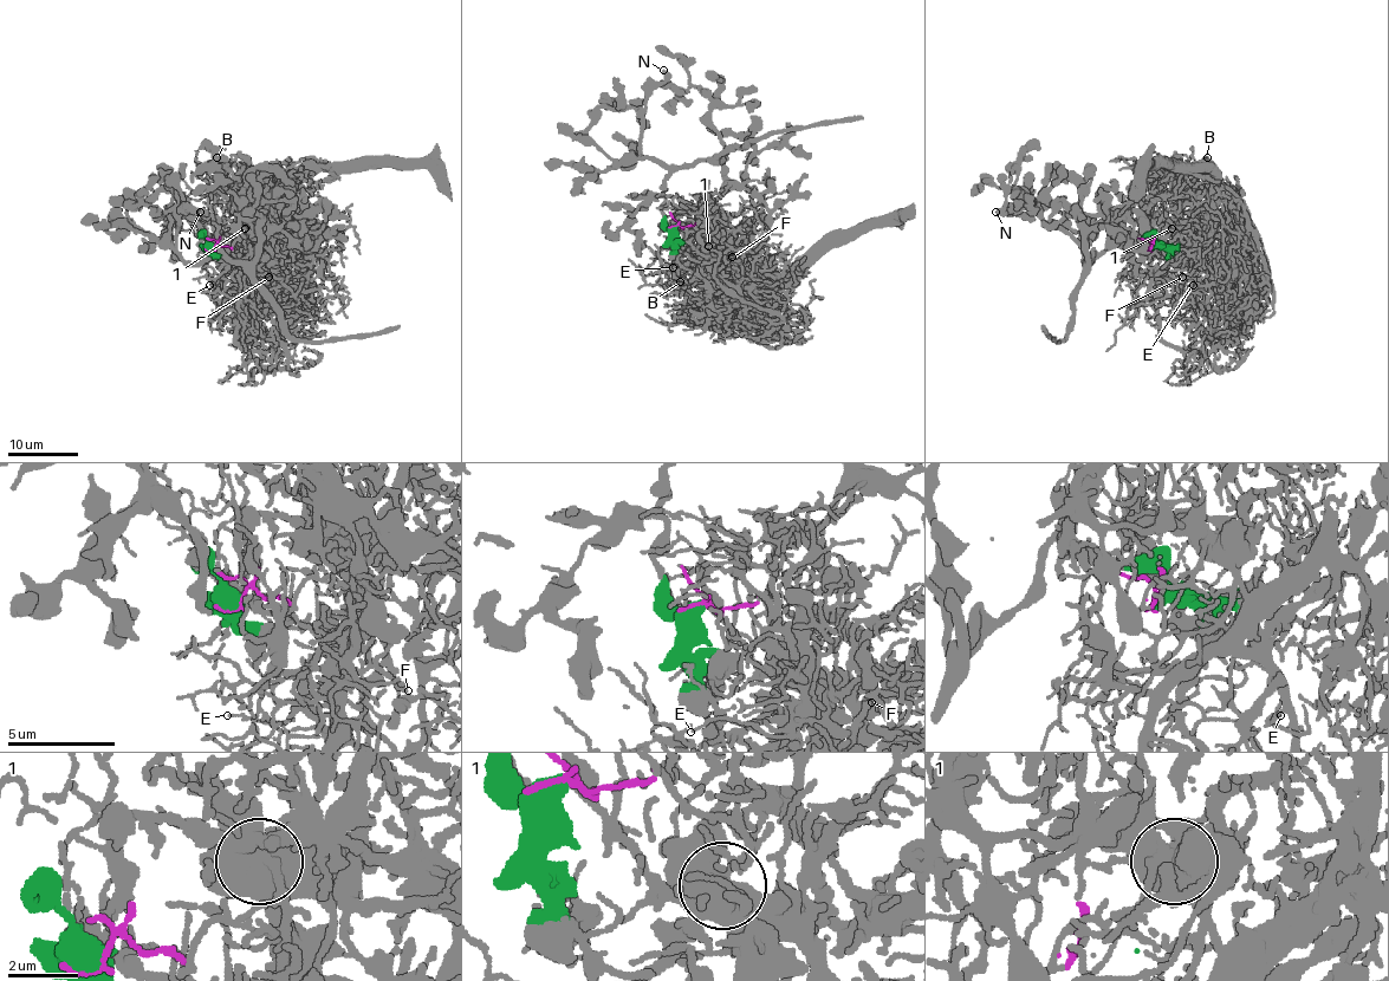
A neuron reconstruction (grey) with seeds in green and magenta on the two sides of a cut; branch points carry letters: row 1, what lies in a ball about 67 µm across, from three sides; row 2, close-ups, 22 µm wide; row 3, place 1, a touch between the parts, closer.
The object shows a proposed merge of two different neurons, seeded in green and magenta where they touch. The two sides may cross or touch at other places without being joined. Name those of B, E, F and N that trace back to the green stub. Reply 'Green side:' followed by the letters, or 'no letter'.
Green side: N

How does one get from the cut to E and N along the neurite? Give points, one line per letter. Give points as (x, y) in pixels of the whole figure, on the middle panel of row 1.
E: (674, 227), (695, 223), (708, 232), (715, 227), (707, 239), (711, 258), (703, 265), (679, 261), (674, 267)
N: (674, 227), (667, 227), (663, 206), (668, 170), (643, 156), (640, 143), (646, 98), (664, 80), (663, 70)

